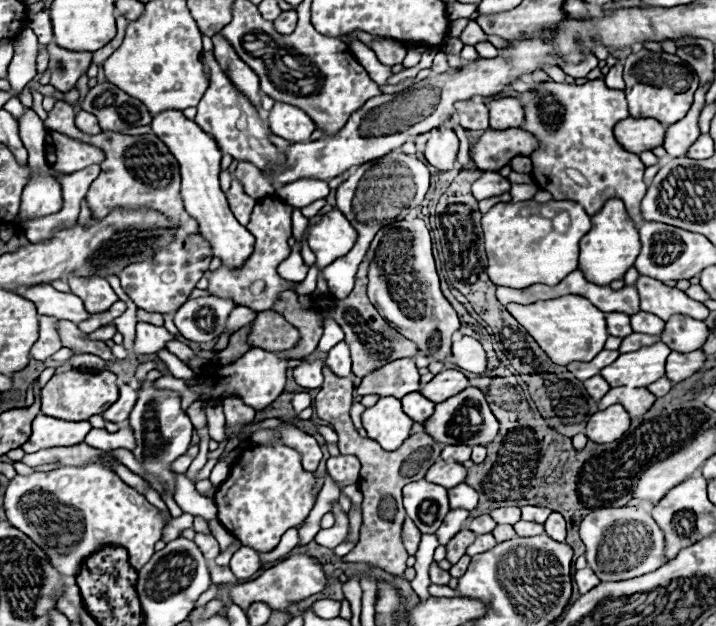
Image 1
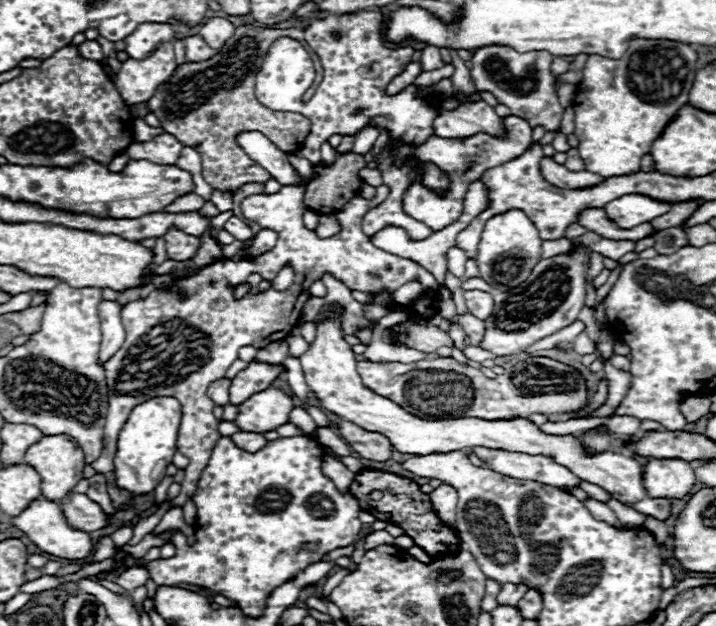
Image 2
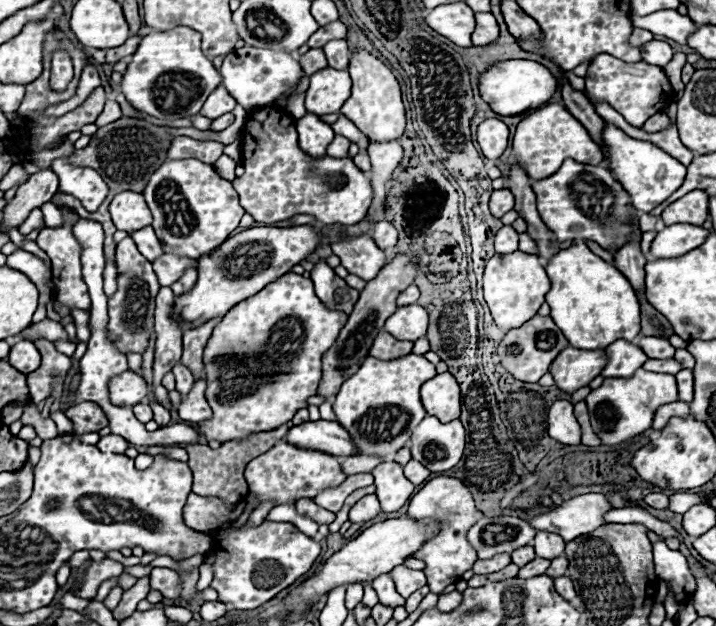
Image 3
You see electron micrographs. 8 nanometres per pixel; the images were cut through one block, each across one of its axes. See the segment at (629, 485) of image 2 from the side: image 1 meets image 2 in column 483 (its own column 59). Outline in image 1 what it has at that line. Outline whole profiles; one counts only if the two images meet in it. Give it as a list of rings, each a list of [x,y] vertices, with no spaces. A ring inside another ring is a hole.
[[[38,414],[32,422],[30,440],[22,446],[26,454],[38,452],[40,448],[54,448],[54,446],[74,446],[84,442],[86,434],[92,430],[88,420],[84,422],[66,422],[52,416]]]

